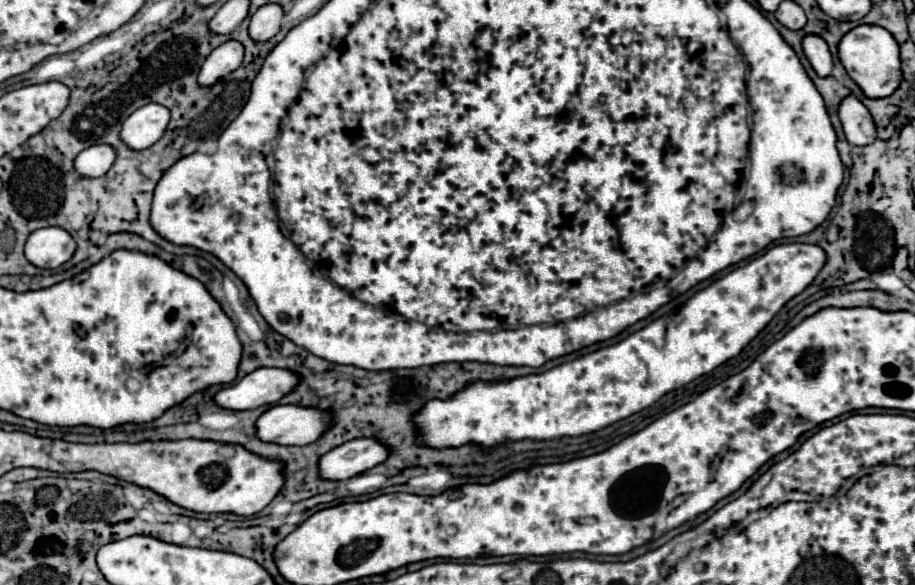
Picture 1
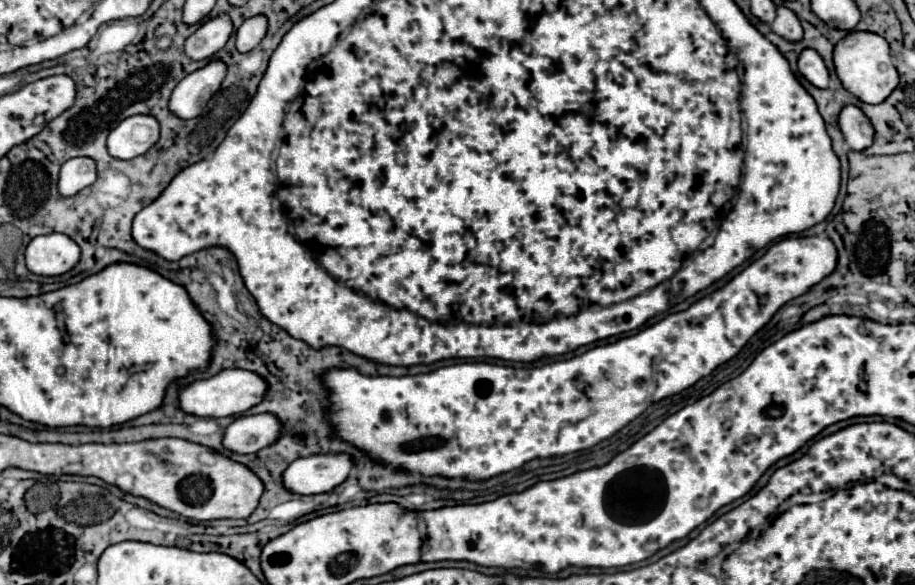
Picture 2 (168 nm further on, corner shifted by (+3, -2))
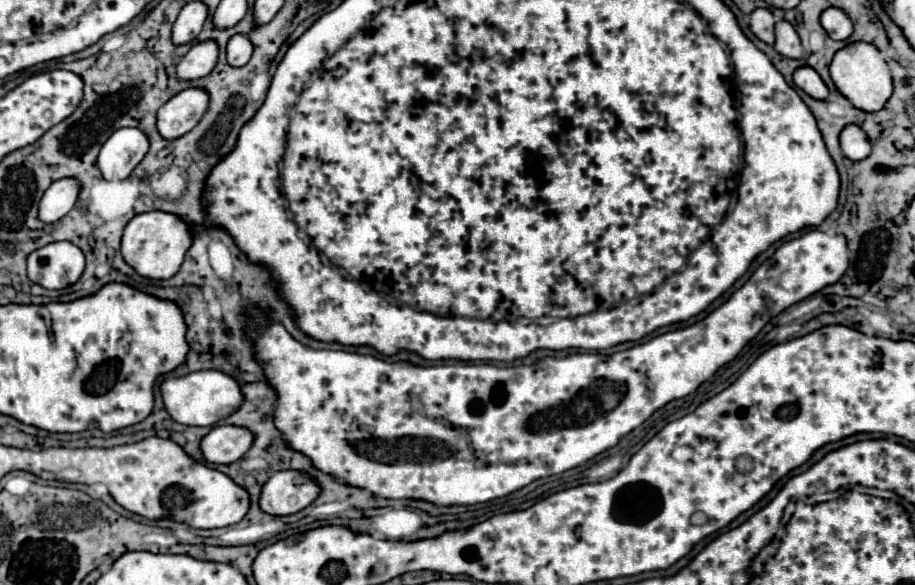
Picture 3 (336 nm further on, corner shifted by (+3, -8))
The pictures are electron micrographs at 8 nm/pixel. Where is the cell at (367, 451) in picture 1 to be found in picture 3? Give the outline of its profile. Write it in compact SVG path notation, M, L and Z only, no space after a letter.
M277 471L269 477L261 491L261 509L283 517L311 505L321 493L321 487L309 473Z

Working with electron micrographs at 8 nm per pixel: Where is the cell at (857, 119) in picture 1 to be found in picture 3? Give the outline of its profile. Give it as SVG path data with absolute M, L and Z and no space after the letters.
M847 125L841 131L841 149L845 157L861 161L871 153L871 143L859 125Z

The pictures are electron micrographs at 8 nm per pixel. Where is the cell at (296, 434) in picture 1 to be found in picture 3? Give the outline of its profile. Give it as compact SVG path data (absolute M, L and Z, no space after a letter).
M219 425L201 441L203 455L209 463L235 463L239 461L253 445L253 433L247 427L237 425Z

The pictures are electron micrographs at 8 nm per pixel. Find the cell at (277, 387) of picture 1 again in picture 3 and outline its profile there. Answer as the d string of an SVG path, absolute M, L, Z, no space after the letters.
M195 371L185 377L165 379L161 385L161 395L169 415L183 425L215 425L243 405L239 383L221 371Z

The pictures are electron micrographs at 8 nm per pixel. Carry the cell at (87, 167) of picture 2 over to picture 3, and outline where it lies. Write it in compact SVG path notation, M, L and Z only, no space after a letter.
M63 177L55 181L43 195L39 203L39 219L45 223L55 223L63 215L67 215L81 191L81 183L75 177Z

